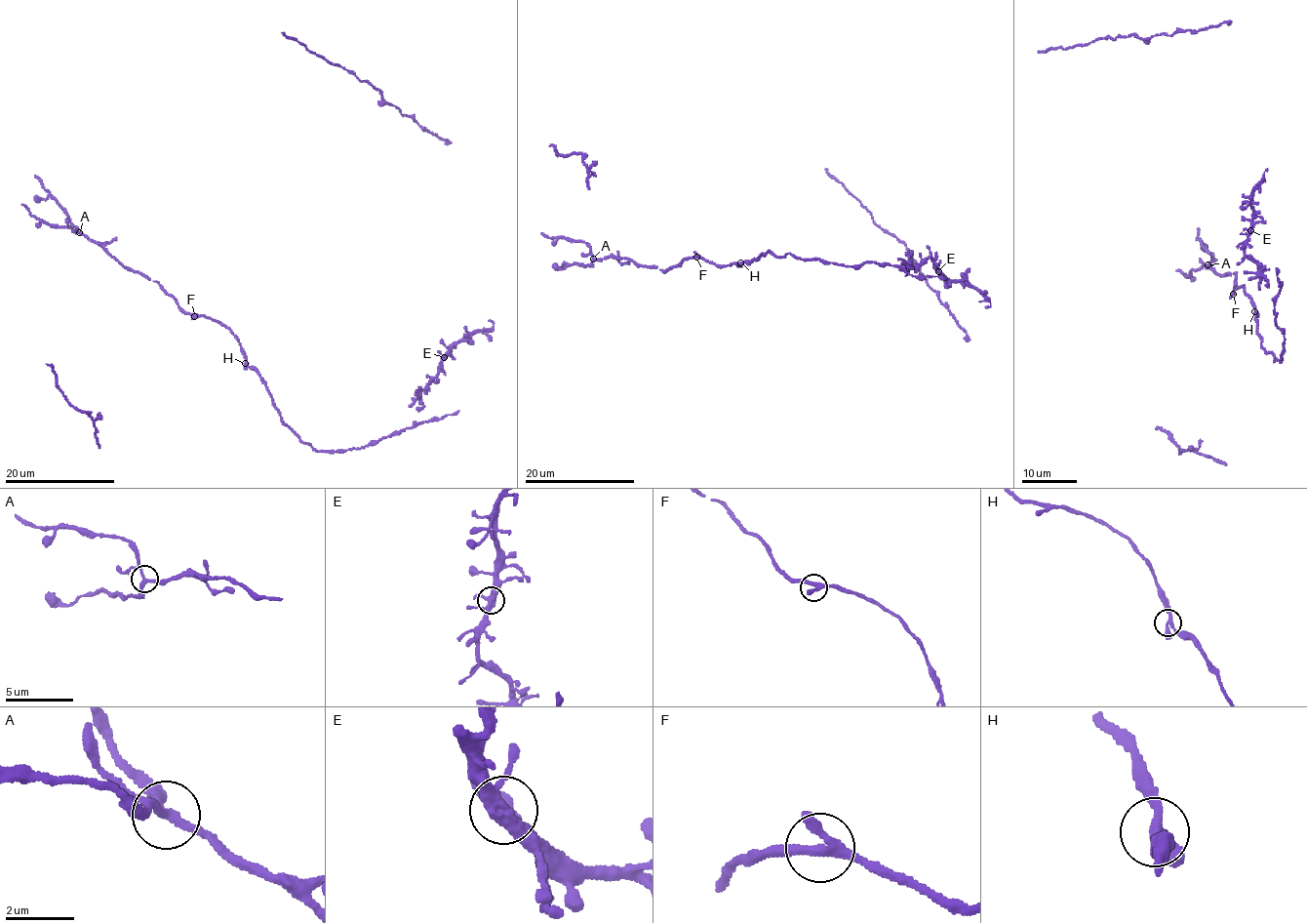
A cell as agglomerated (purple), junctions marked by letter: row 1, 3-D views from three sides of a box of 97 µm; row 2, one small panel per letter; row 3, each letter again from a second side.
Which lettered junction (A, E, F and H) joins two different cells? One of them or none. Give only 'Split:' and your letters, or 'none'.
Split: A

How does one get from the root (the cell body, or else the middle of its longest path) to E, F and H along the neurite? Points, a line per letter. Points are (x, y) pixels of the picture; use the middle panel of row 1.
E: (911, 266), (930, 258), (938, 270)
F: (911, 266), (872, 261), (845, 266), (768, 252), (741, 265), (723, 266), (696, 257)
H: (911, 266), (872, 261), (845, 266), (768, 252), (757, 260), (740, 262)

